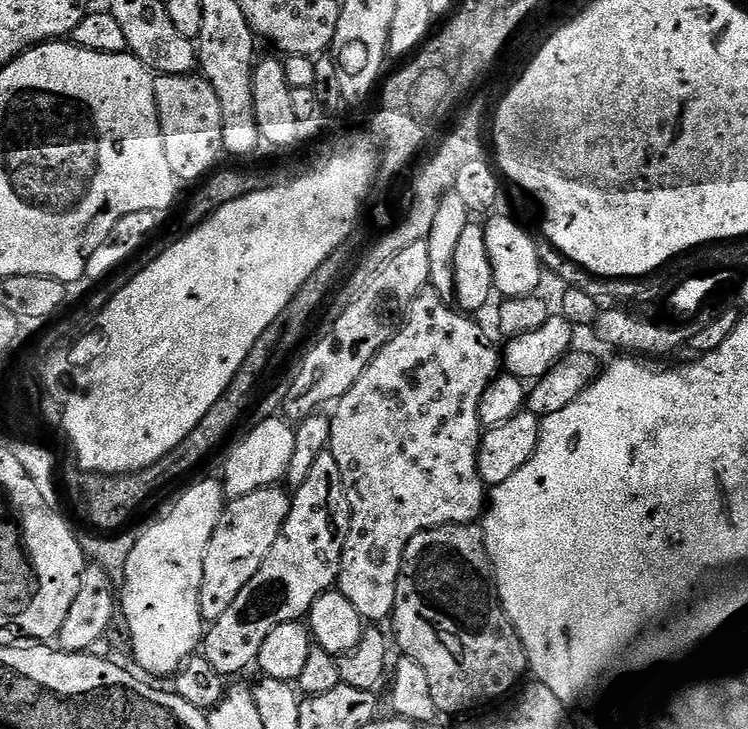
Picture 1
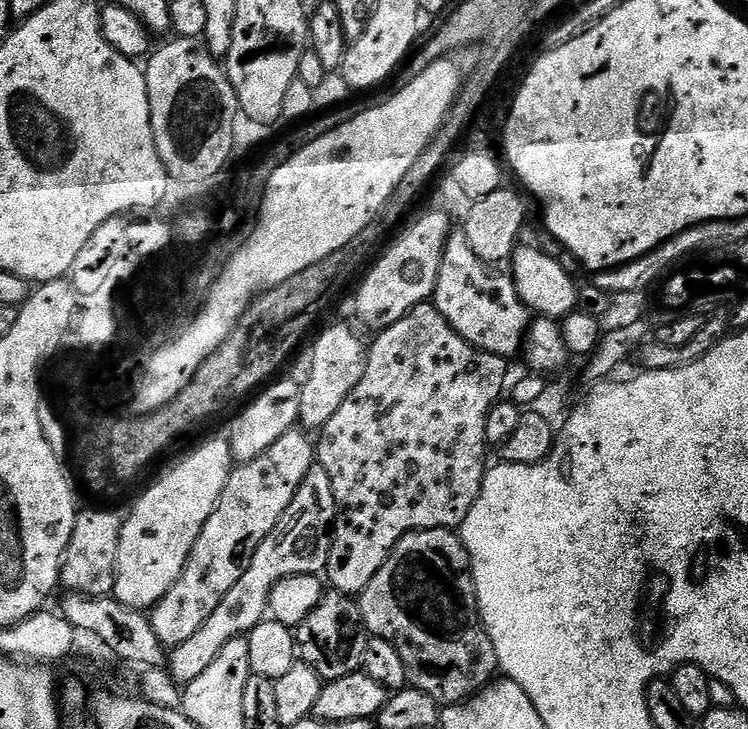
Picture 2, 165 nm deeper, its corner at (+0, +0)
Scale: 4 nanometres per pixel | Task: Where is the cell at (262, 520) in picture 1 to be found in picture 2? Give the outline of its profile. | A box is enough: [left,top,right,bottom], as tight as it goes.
[150,430,314,649]

